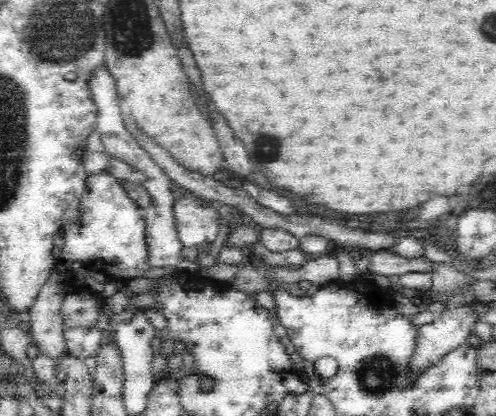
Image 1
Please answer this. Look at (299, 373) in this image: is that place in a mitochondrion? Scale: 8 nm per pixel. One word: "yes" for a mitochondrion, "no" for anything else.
no

